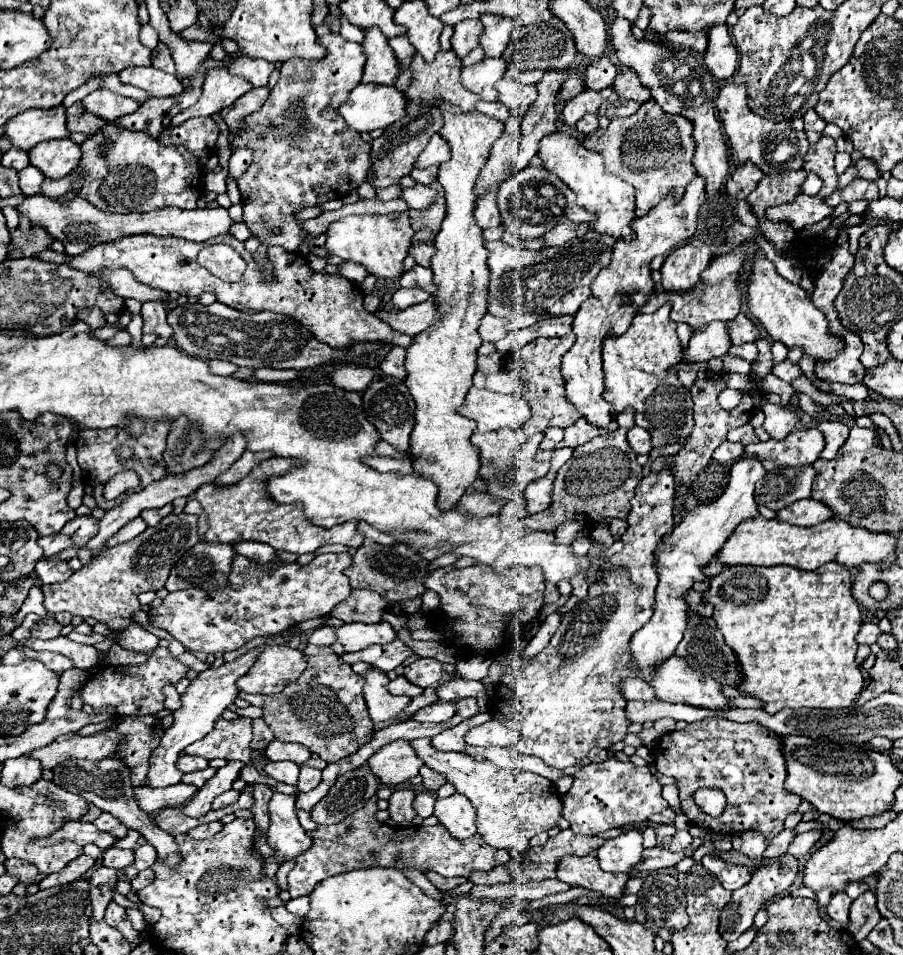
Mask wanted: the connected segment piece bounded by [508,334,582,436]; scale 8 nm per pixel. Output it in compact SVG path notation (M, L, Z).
M574 334L562 336L562 338L536 338L532 342L534 352L520 352L516 354L508 368L516 372L518 368L518 376L526 380L526 400L532 408L532 420L528 420L522 428L522 432L526 436L534 436L536 432L544 432L550 426L560 426L560 428L568 428L570 424L574 424L582 414L566 400L566 392L562 388L562 374L560 374L560 362L562 356L566 354L566 350L570 350L570 346L574 344Z

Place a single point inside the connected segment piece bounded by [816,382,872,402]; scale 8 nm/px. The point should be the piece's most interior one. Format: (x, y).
(859, 392)

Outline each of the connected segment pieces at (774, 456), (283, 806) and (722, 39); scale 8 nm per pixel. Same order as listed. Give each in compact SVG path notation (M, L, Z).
M816 428L790 432L784 440L768 440L744 446L744 452L758 456L770 472L784 466L810 466L818 460L824 448L824 436Z
M274 792L274 796L268 802L268 810L270 810L268 844L276 850L276 858L280 862L296 858L312 846L310 836L298 824L292 794Z
M726 24L708 28L708 48L704 52L704 62L710 68L712 76L718 80L728 80L734 76L738 66L738 52Z

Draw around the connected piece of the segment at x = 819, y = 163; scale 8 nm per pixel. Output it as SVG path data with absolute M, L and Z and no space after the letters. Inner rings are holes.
M822 136L816 144L810 146L810 150L804 156L804 170L812 170L824 180L824 188L818 192L822 194L822 198L830 196L838 184L838 176L834 172L834 154L836 154L834 138Z

